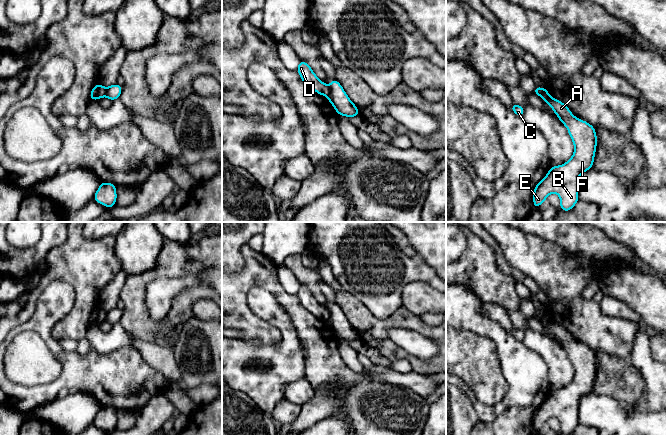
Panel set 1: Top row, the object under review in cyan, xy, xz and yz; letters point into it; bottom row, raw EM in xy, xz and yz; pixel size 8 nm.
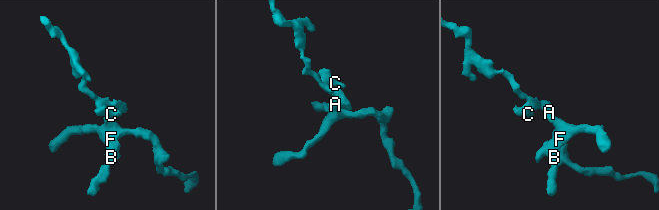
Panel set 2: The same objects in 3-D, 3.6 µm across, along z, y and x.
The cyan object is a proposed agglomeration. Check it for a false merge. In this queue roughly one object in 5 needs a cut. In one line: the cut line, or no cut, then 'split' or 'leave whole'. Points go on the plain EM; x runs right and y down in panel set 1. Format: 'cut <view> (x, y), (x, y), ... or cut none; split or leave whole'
cut xz (328, 309), (328, 318), (326, 320); split

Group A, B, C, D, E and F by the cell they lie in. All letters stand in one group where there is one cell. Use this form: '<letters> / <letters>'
A B E F / C D

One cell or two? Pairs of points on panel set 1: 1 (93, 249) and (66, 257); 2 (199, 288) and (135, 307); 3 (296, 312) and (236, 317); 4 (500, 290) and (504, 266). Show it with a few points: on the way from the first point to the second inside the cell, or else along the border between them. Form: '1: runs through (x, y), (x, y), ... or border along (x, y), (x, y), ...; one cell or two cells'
1: runs through (86, 256), (73, 257); one cell
2: runs through (182, 306), (182, 310), (167, 325), (151, 325); one cell
3: runs through (277, 291), (268, 282), (250, 282), (236, 296); one cell
4: border along (494, 250), (497, 266), (517, 281); two cells

